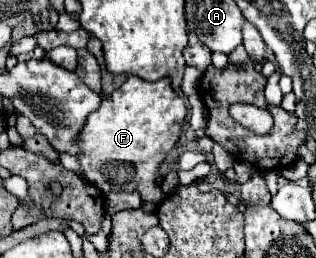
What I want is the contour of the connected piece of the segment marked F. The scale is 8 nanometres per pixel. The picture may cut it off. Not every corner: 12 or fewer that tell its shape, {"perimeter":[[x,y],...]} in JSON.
{"perimeter":[[130,75],[74,143],[104,195],[162,201],[156,171],[178,141],[170,79]]}

